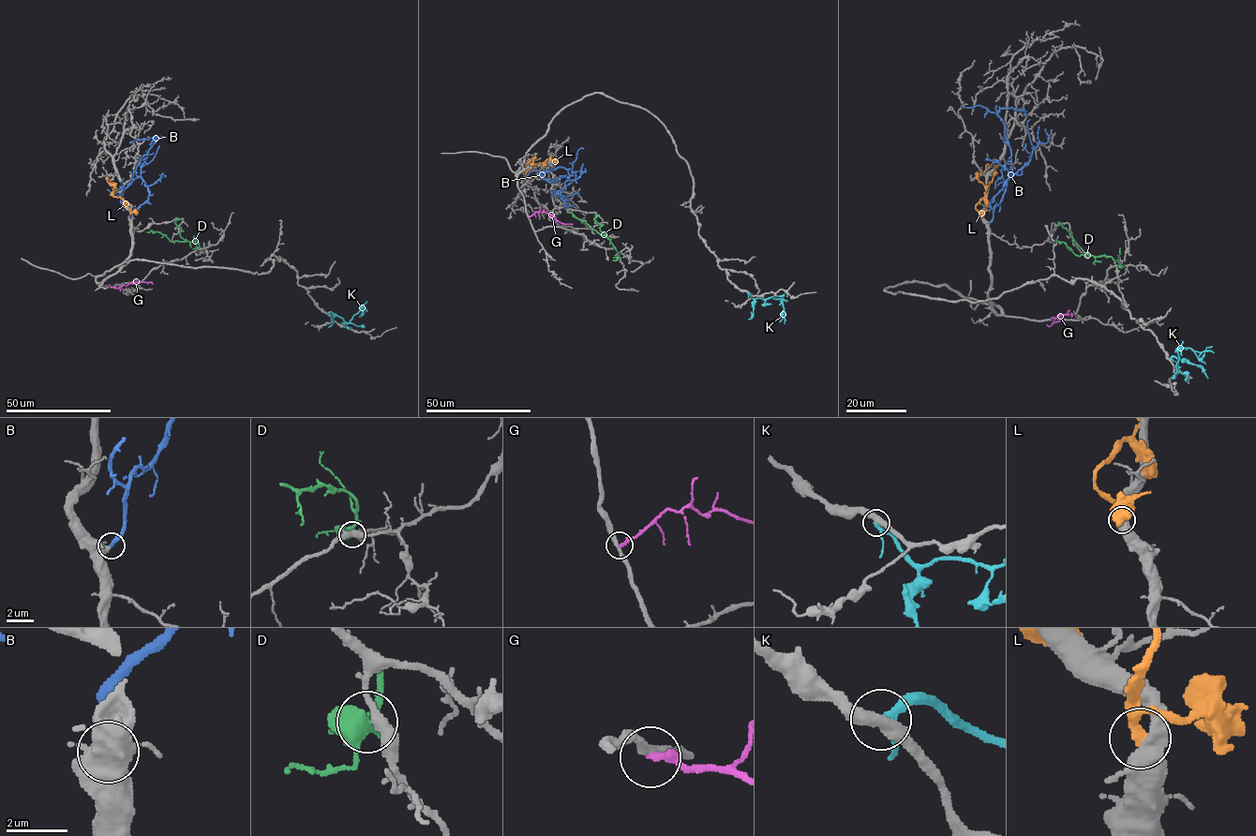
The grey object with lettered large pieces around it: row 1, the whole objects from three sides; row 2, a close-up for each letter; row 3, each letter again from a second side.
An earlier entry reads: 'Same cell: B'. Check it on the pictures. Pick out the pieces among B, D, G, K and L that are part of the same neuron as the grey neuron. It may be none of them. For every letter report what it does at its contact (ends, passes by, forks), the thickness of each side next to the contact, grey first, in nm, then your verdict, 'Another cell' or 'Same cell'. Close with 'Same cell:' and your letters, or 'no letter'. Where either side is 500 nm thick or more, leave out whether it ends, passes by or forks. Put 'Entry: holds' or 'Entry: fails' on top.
Entry: holds
B: It ends there. Thickness 440 nm (grey) against 320 nm. Same cell
D: It forks there. Thickness 360 nm (grey) against 400 nm. Another cell
G: It ends there. Thickness 300 nm (grey) against 320 nm. Another cell
K: It passes by. Thickness 400 nm (grey) against 220 nm. Another cell
L: Thickness 550 nm (grey) against 360 nm. Another cell
Same cell: B

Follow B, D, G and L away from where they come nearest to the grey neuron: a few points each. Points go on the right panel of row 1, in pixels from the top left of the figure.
B: (990, 222), (1012, 171), (1011, 150), (997, 111), (1012, 108), (1024, 110), (1026, 114)
D: (1118, 266), (1119, 263), (1111, 257), (1077, 256), (1065, 243), (1053, 243)
G: (1062, 320), (1054, 322), (1057, 316), (1070, 313), (1071, 317)
L: (981, 216), (976, 205), (985, 195), (986, 186), (977, 176), (987, 164), (990, 167)

